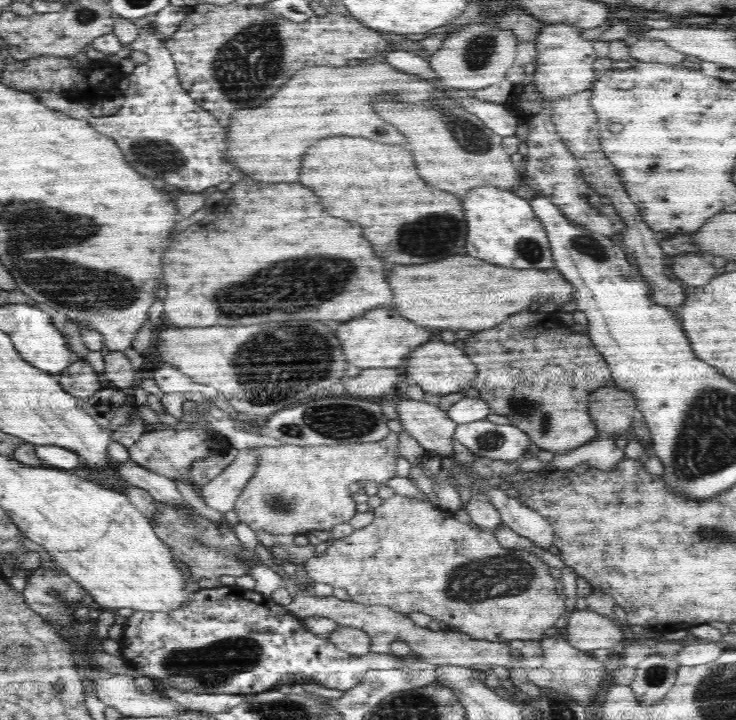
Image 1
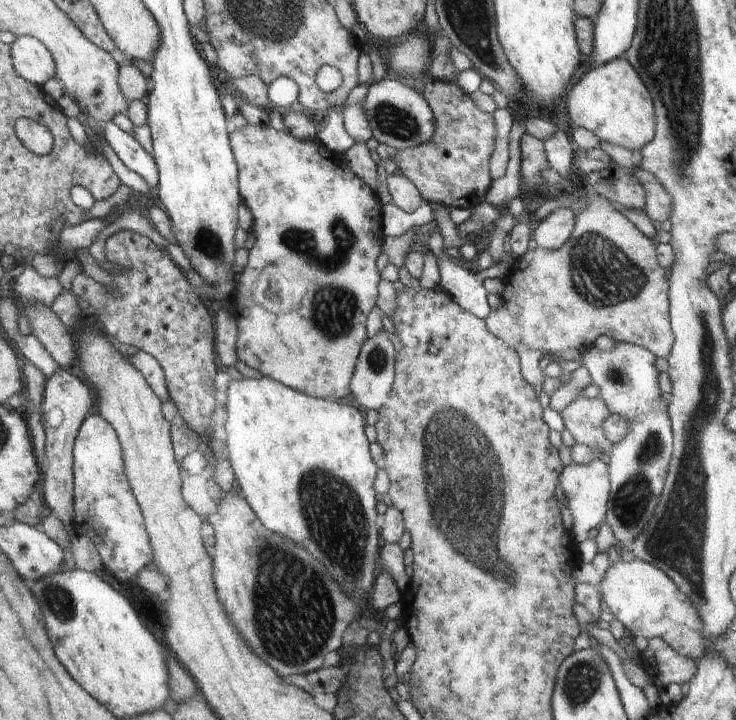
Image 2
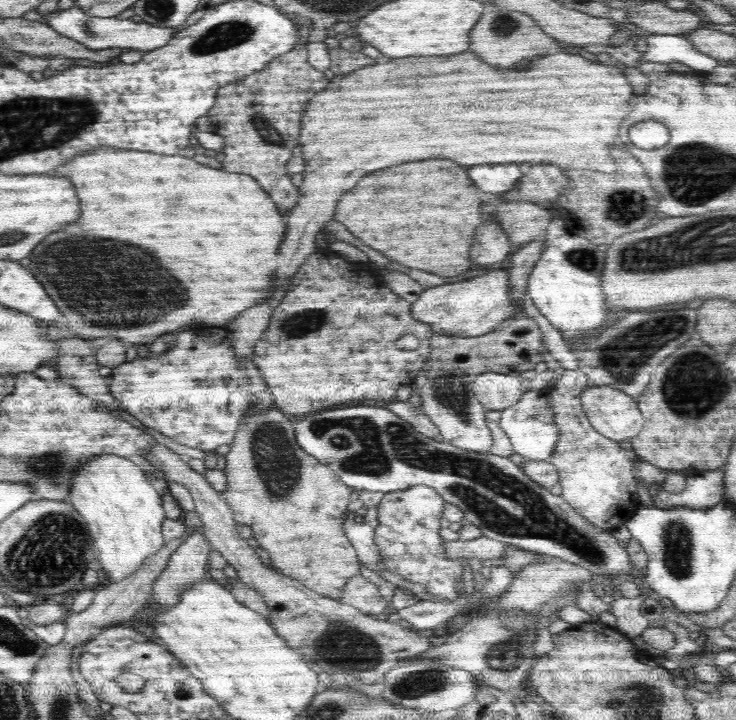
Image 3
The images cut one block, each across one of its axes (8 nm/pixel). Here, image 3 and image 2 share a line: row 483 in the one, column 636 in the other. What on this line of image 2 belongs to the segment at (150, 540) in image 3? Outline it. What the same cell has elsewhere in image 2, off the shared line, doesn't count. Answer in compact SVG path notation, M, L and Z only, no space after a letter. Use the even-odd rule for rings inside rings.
M620 57L592 67L570 88L566 106L572 122L595 133L600 141L640 152L654 137L655 113L650 94L626 58Z

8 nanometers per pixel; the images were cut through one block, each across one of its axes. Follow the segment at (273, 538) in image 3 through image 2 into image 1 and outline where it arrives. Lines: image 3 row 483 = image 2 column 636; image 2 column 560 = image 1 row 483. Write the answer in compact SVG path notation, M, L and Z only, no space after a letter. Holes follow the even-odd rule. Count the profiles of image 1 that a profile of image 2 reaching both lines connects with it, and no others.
M388 433L384 440L378 442L366 442L366 444L340 444L340 446L310 446L306 448L293 448L293 447L258 447L254 446L251 450L257 450L259 454L259 461L257 464L258 470L256 474L252 475L248 484L244 486L244 490L240 492L240 496L236 500L234 512L238 515L238 520L247 524L253 531L264 530L272 535L294 535L294 534L308 534L314 530L327 530L330 531L336 524L348 522L356 513L356 502L352 500L350 485L358 481L373 481L376 484L384 483L397 476L396 462L400 458L400 445L398 445L398 433Z

